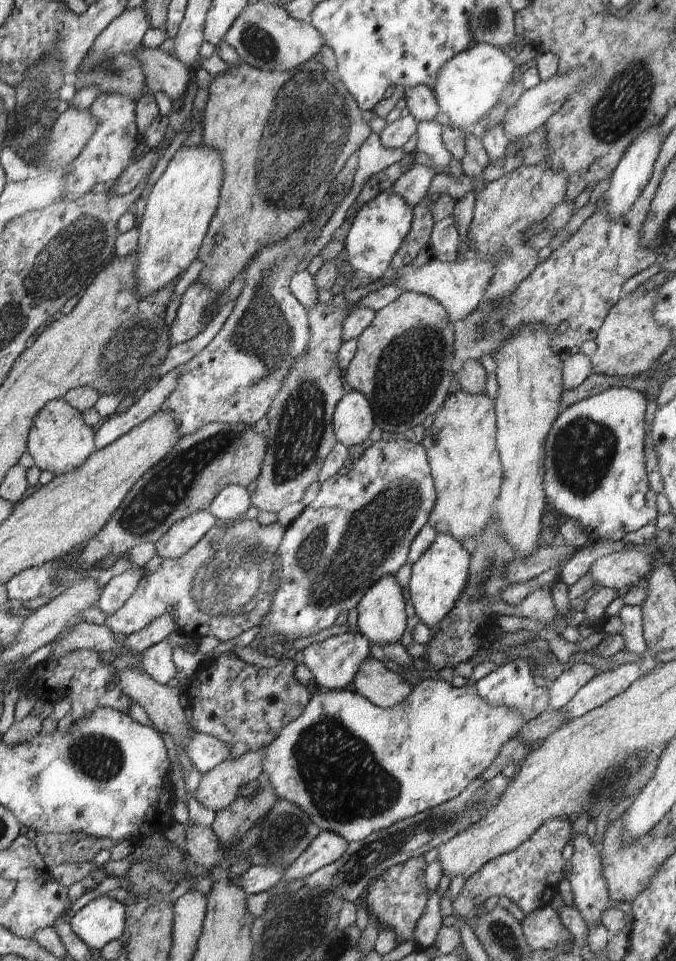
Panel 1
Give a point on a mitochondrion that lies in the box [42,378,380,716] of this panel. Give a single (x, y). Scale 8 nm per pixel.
(226, 583)

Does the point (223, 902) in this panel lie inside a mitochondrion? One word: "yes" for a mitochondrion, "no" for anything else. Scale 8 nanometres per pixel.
no

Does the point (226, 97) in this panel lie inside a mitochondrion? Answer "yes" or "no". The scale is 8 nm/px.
no

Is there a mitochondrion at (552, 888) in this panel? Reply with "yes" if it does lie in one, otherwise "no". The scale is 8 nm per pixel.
no

